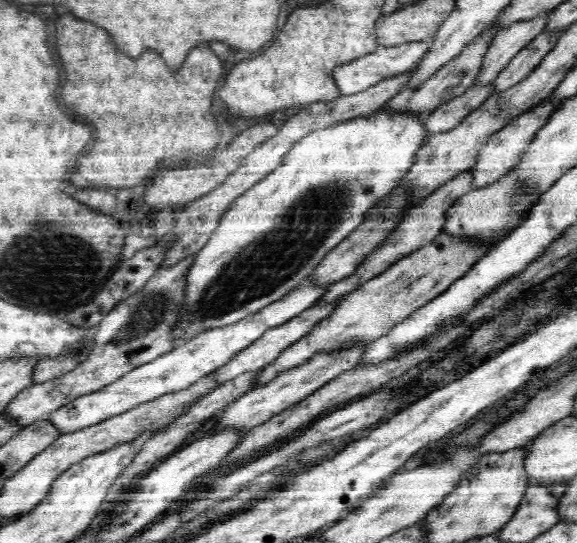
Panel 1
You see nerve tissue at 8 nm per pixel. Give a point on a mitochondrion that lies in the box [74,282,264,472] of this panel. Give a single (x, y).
(145, 316)

